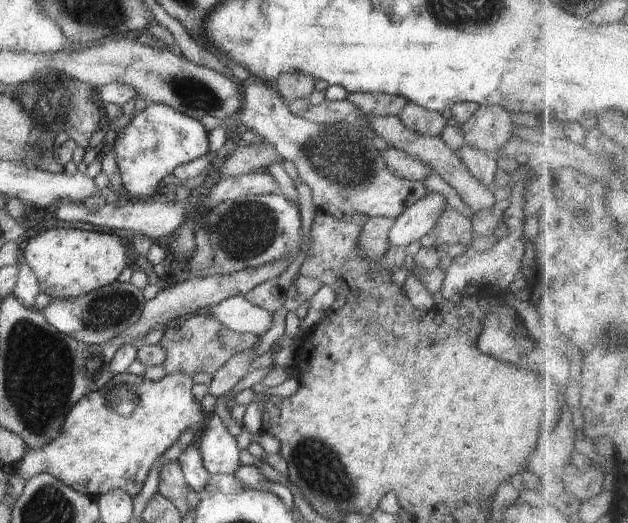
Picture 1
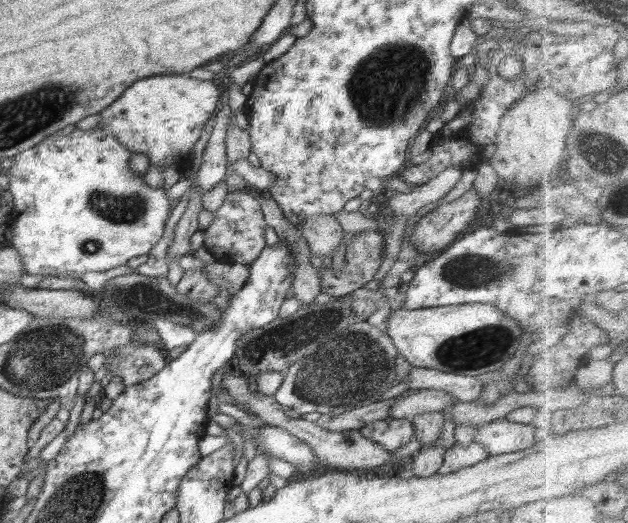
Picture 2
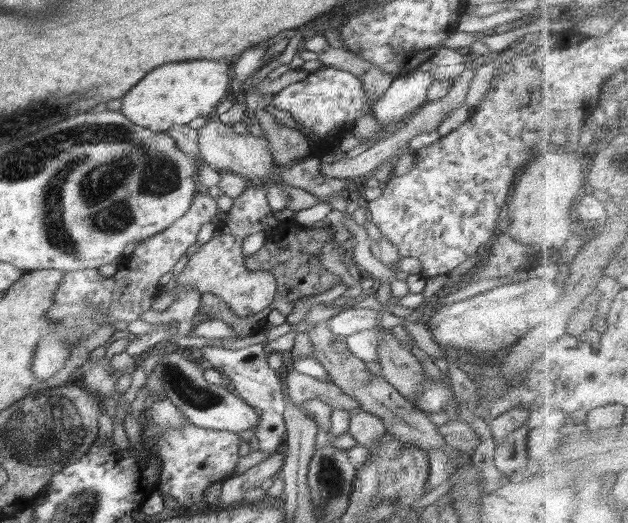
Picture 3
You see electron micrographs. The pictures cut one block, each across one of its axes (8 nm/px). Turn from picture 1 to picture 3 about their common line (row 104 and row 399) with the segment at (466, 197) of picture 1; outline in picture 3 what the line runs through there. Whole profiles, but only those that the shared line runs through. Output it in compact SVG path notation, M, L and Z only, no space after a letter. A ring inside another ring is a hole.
M291 369L284 370L282 374L289 402L292 404L301 404L316 398L332 410L339 408L346 412L355 412L357 408L362 409L354 398L344 394L333 382L312 378Z

